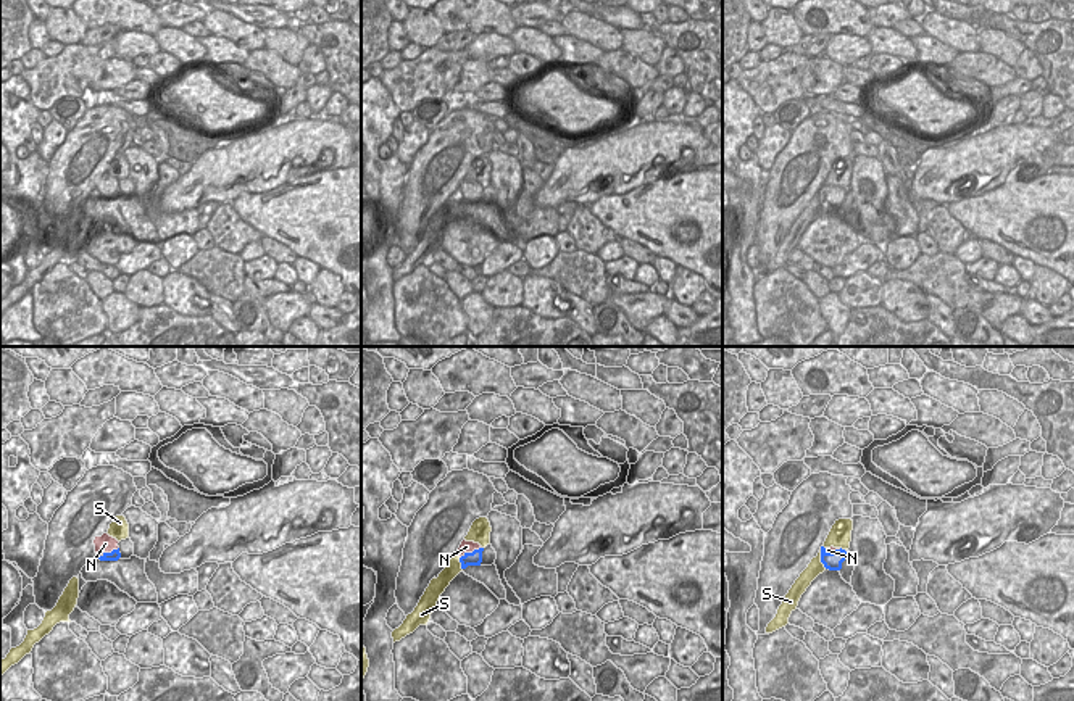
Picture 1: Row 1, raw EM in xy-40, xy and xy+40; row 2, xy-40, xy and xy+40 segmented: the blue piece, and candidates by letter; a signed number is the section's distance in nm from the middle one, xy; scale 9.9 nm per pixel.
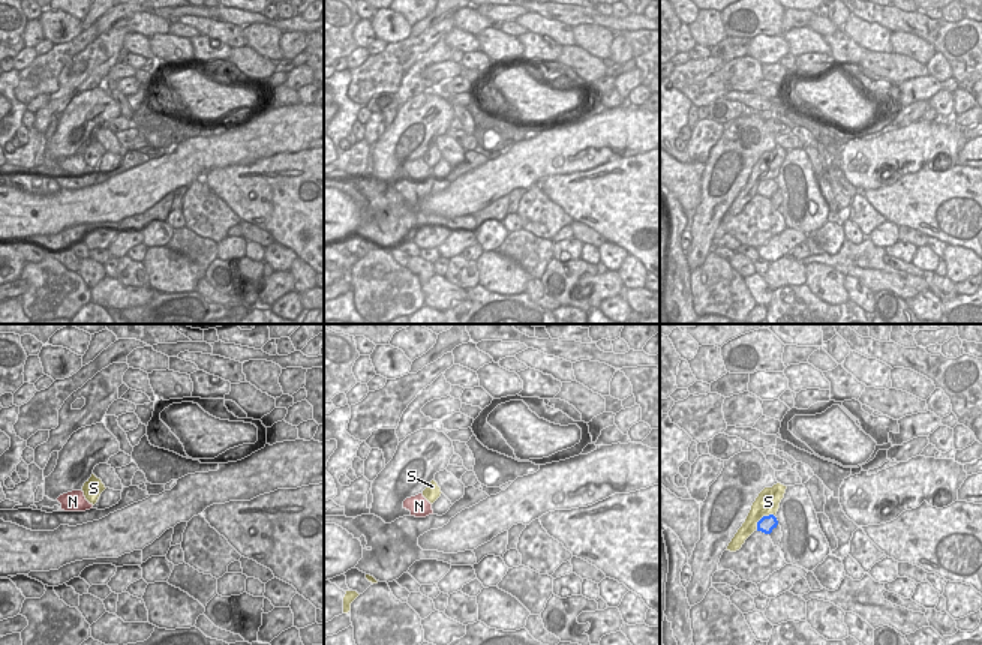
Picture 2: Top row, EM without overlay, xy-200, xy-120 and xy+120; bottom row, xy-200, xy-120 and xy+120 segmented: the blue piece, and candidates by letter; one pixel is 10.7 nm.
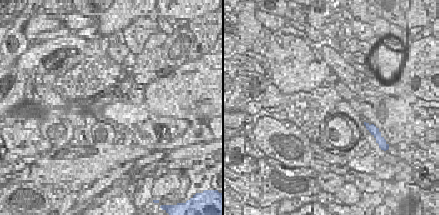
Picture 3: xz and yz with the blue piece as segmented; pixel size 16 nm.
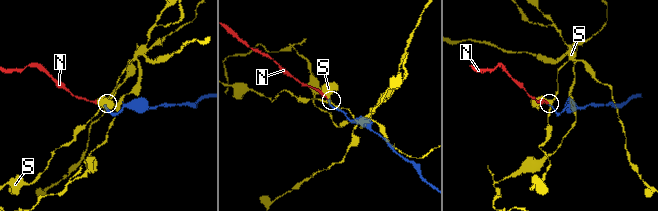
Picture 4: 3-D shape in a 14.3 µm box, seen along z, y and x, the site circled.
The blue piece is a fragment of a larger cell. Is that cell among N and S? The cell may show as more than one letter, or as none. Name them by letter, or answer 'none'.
N

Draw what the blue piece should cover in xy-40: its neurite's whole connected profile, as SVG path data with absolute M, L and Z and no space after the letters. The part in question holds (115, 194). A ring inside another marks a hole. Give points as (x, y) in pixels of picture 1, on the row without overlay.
M103 172L102 176L95 176L95 192L100 200L118 200L121 197L118 179Z

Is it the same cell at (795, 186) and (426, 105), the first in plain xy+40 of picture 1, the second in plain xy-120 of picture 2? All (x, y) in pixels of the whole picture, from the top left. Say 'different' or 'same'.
same

